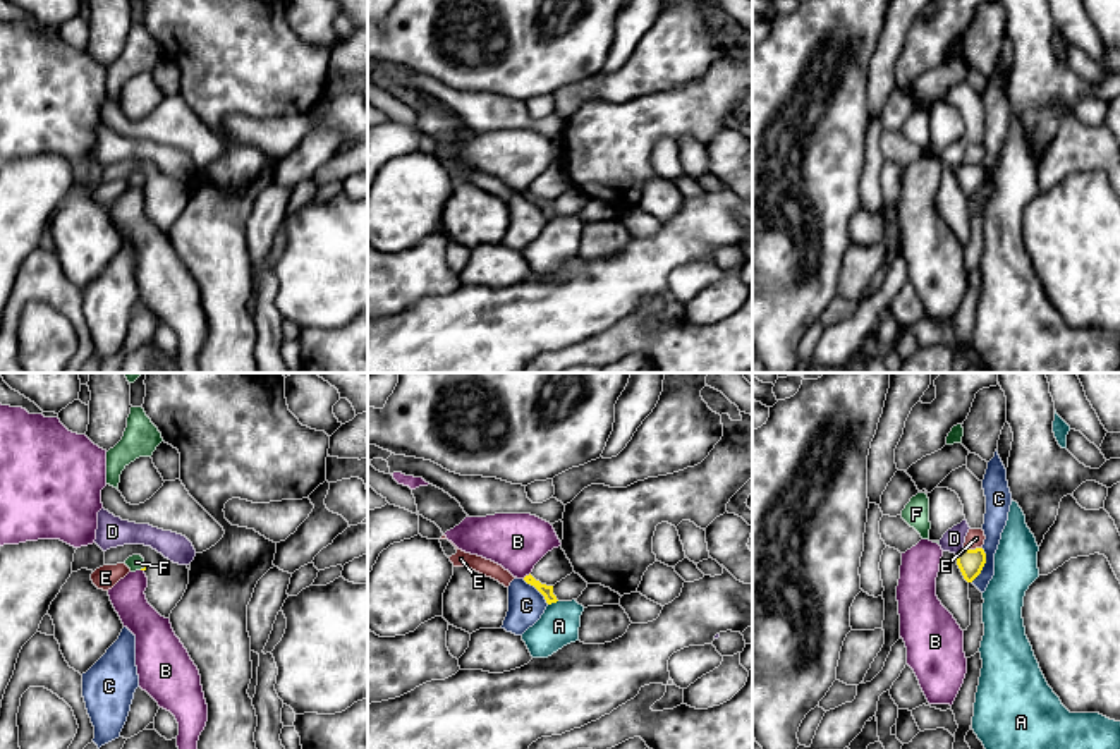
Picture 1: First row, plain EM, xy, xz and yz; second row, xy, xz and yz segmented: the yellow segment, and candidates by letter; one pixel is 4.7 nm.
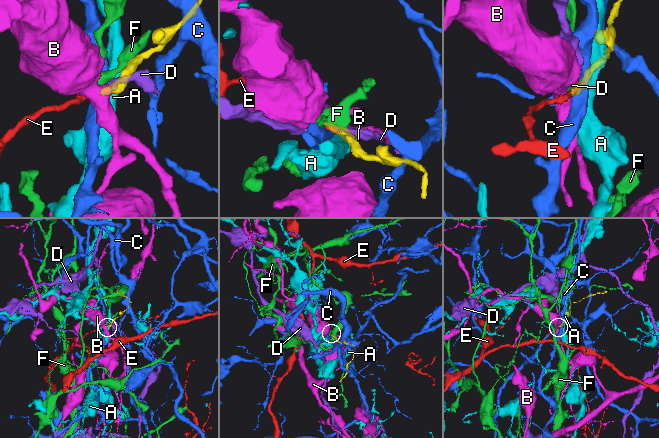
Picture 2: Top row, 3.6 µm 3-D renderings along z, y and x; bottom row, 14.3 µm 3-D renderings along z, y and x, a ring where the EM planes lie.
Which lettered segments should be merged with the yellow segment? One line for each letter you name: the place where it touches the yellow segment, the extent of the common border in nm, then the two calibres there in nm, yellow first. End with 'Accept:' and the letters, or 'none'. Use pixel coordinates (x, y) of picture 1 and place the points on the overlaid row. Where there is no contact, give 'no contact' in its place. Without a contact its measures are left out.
F: meets yellow in xy at (141, 569); contact 40 nm long; 20 nm thick on the yellow side, 80 nm on the other
Accept: F

